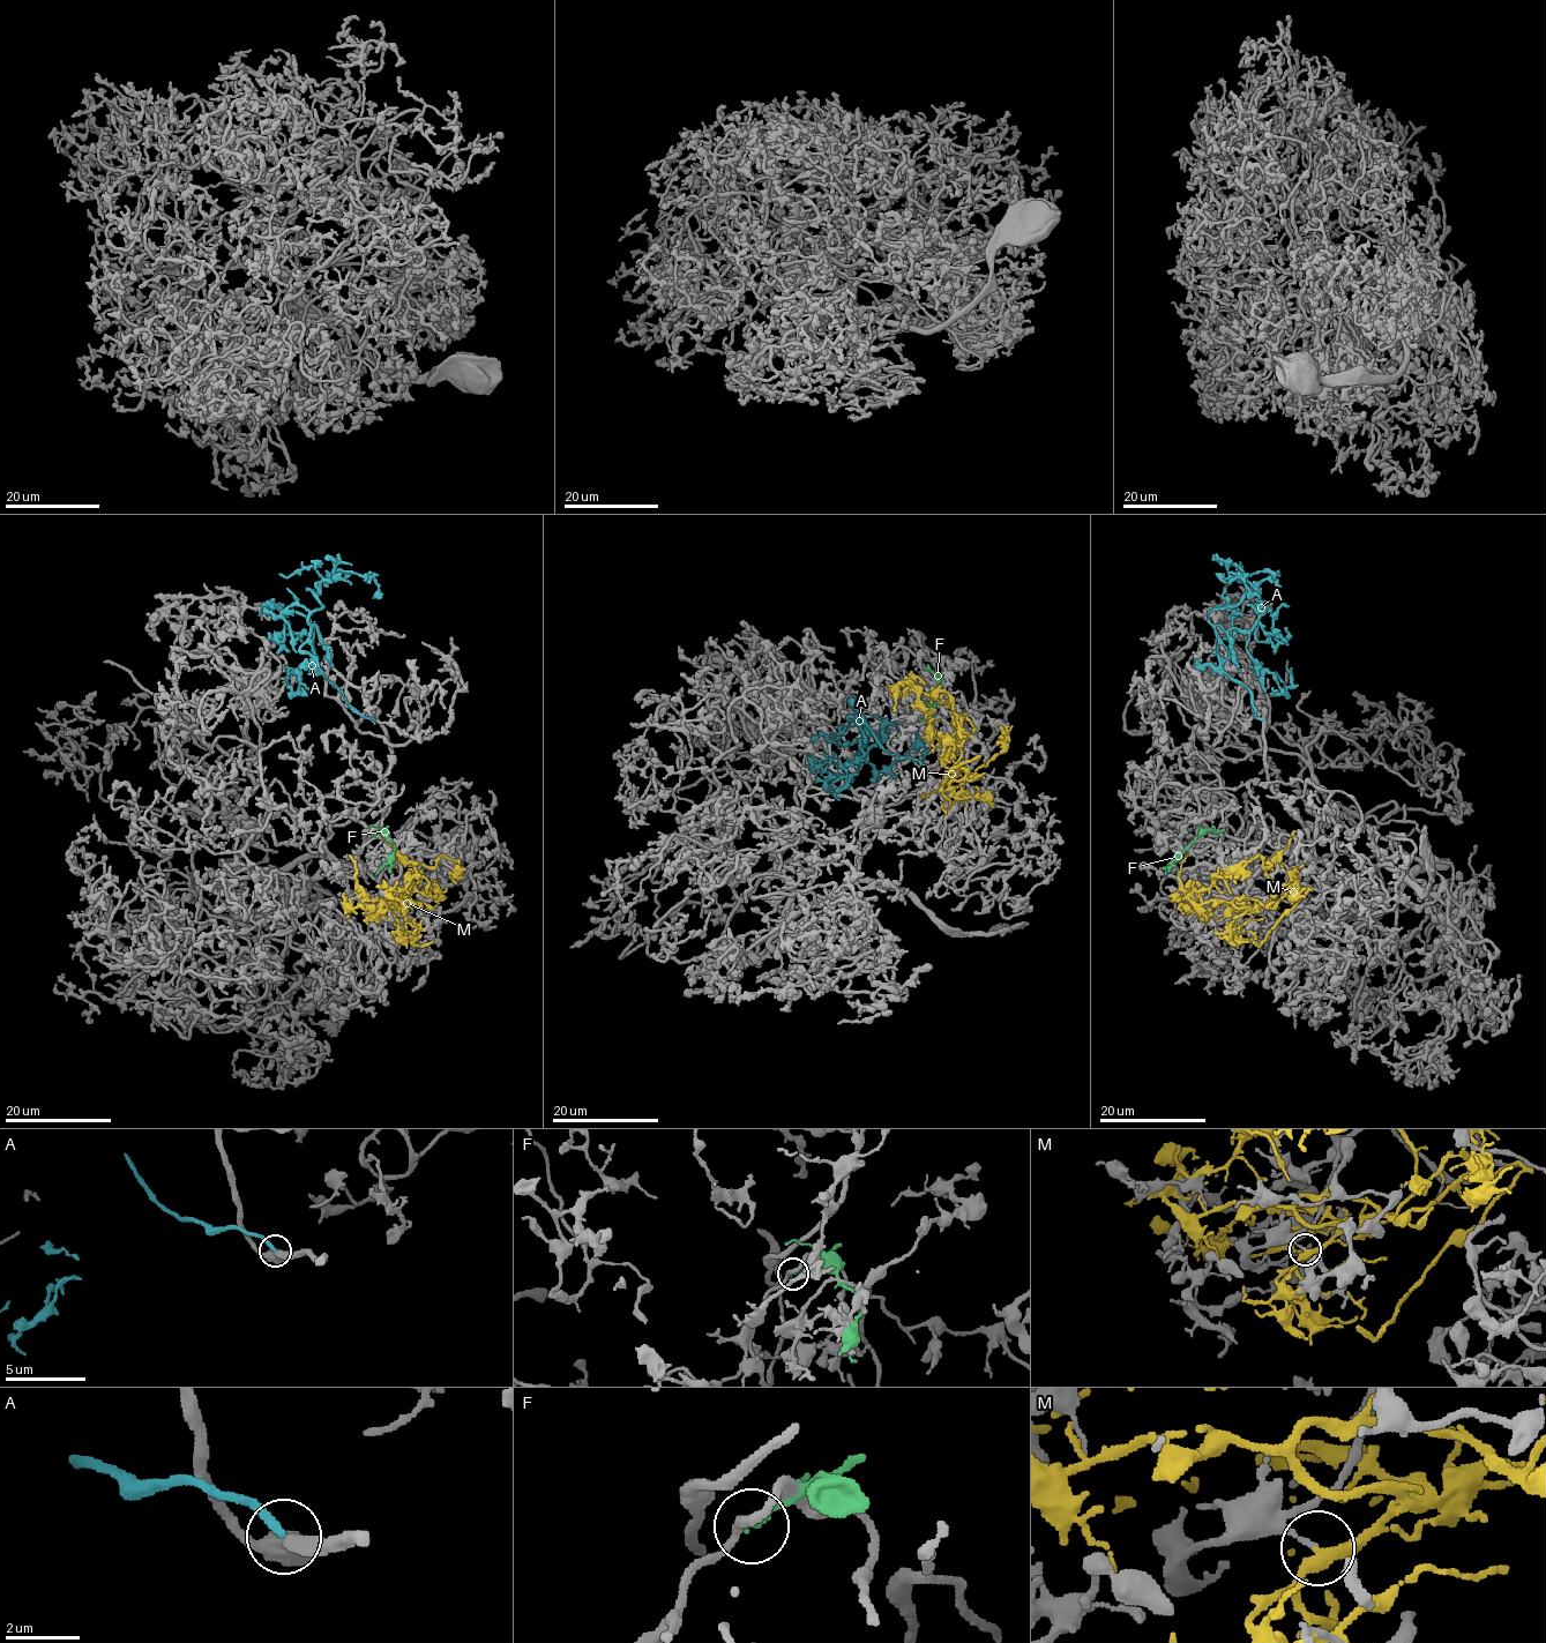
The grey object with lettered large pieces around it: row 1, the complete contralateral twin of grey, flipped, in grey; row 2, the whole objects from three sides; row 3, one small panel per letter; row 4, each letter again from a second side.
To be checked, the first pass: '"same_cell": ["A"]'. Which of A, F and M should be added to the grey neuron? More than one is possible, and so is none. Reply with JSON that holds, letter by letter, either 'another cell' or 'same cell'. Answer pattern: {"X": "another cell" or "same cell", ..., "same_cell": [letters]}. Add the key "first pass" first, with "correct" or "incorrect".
{"first pass": "correct", "A": "same cell", "F": "another cell", "M": "another cell", "same_cell": ["A"]}

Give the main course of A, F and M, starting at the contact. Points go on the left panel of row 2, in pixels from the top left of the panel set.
A: (375, 719), (360, 715), (318, 667), (307, 619), (322, 606), (308, 589), (333, 572), (373, 577), (373, 597)
F: (372, 837), (382, 830), (394, 844), (389, 860), (375, 874)
M: (405, 916), (411, 908), (404, 900), (418, 903), (396, 889), (400, 932), (418, 945), (433, 941)

